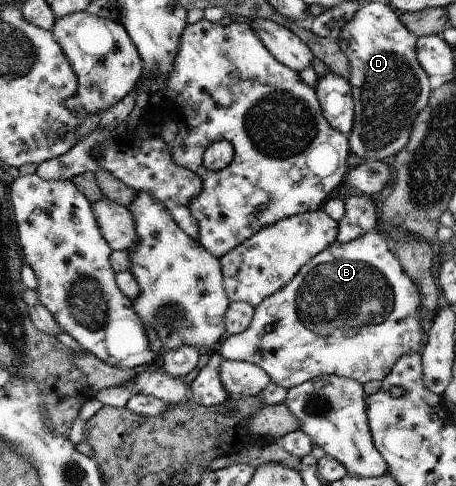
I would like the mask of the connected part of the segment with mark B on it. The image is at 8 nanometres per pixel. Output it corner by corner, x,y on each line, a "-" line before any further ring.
379,229
369,231
345,245
333,242
329,249
318,253
309,263
306,263
299,269
299,273
283,287
278,293
274,293
271,297
264,299
257,307
254,307
254,314
252,323
249,327
240,334
230,334
224,342
219,345
218,352
225,361
242,361
249,362
261,367
268,373
271,382
276,383
289,389
309,381
319,375
337,374
338,376
345,376
347,378
355,379
359,383
366,384
373,380
382,381
386,375
391,373
391,369
397,359
405,353
413,353
413,351
421,352
424,344
425,331
429,322
421,317
421,301
419,301
419,289
413,283
413,279
405,275
405,270
400,266
399,260
394,252
391,250
391,245

